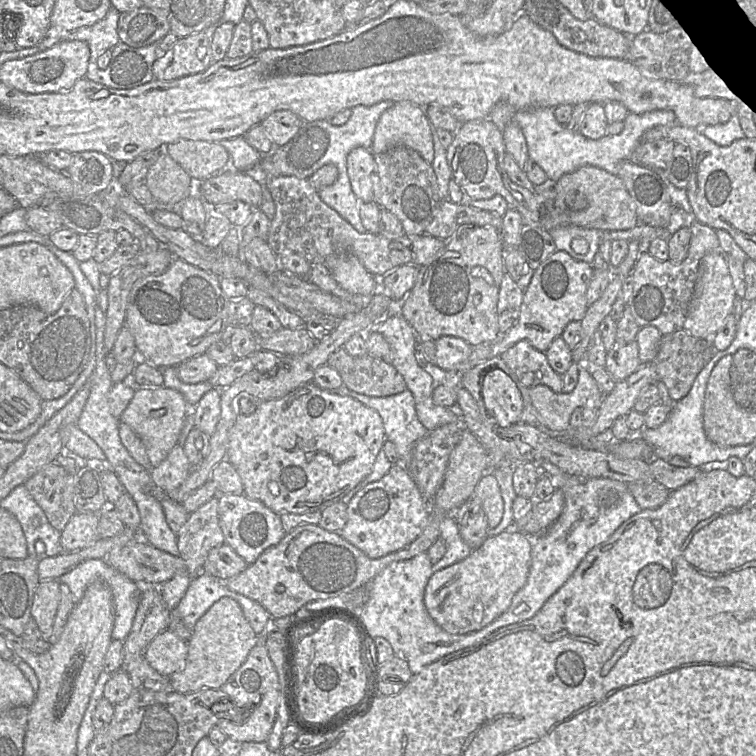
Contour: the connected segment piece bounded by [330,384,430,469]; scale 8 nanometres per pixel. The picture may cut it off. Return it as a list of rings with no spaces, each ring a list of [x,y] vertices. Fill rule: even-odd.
[[[342,384],[330,392],[352,397],[377,411],[383,421],[386,440],[395,444],[400,463],[408,469],[416,442],[430,432],[419,421],[414,397],[408,389],[387,397],[371,397],[356,393]]]

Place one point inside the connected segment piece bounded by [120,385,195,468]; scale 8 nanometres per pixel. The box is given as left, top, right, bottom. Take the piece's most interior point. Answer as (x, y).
(156, 414)

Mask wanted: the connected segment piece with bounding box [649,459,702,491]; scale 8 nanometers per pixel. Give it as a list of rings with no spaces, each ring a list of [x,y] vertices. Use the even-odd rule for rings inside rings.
[[[653,459],[650,461],[649,467],[654,481],[670,491],[674,491],[693,481],[702,472],[702,470],[697,467],[673,466],[664,459]]]

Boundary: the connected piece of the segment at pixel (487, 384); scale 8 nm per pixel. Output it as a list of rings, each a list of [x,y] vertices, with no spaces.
[[[495,369],[485,376],[481,396],[497,426],[505,428],[519,422],[522,396],[515,382],[502,370]]]

